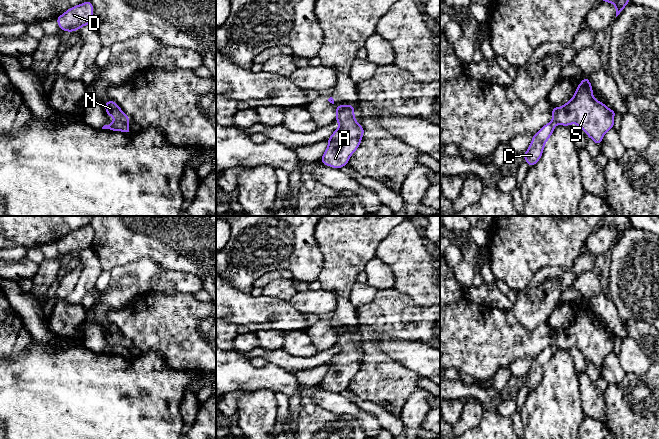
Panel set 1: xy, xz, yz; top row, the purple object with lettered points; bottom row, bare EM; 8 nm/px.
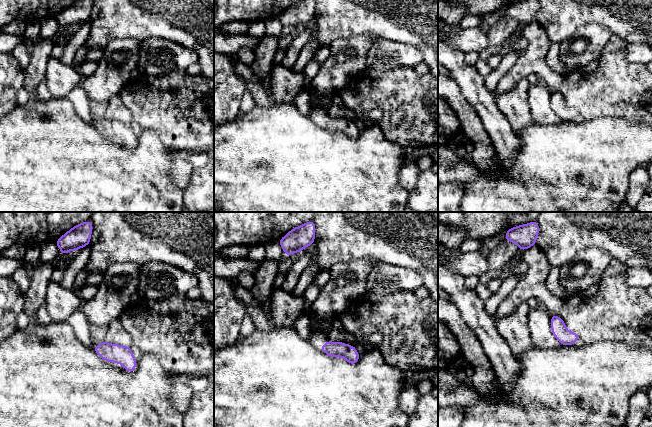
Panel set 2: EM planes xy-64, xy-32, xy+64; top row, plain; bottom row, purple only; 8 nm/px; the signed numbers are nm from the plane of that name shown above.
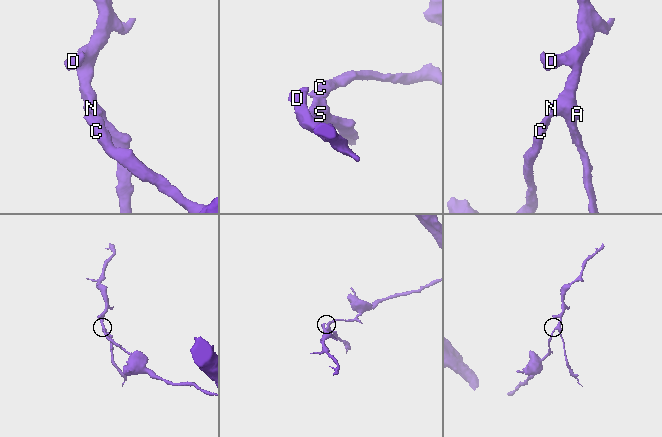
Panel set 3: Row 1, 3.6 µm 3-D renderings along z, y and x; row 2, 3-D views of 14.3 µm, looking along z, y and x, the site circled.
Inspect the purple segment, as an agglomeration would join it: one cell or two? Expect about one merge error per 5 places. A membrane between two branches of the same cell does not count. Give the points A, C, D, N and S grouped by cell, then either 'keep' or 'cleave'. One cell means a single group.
A D N S / C; cleave

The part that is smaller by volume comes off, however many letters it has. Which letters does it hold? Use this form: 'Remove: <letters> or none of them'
Remove: A, D, N, S

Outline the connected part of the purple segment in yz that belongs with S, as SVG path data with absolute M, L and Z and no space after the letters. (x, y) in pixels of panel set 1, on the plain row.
M584 301L569 326L559 332L553 331L552 344L563 350L577 348L600 370L605 357L614 351L616 335L595 324L592 313L588 301Z

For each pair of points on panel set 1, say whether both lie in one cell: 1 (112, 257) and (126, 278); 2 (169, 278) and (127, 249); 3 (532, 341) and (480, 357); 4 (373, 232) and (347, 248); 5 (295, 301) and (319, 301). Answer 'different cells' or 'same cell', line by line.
1: different cells
2: different cells
3: same cell
4: same cell
5: same cell

